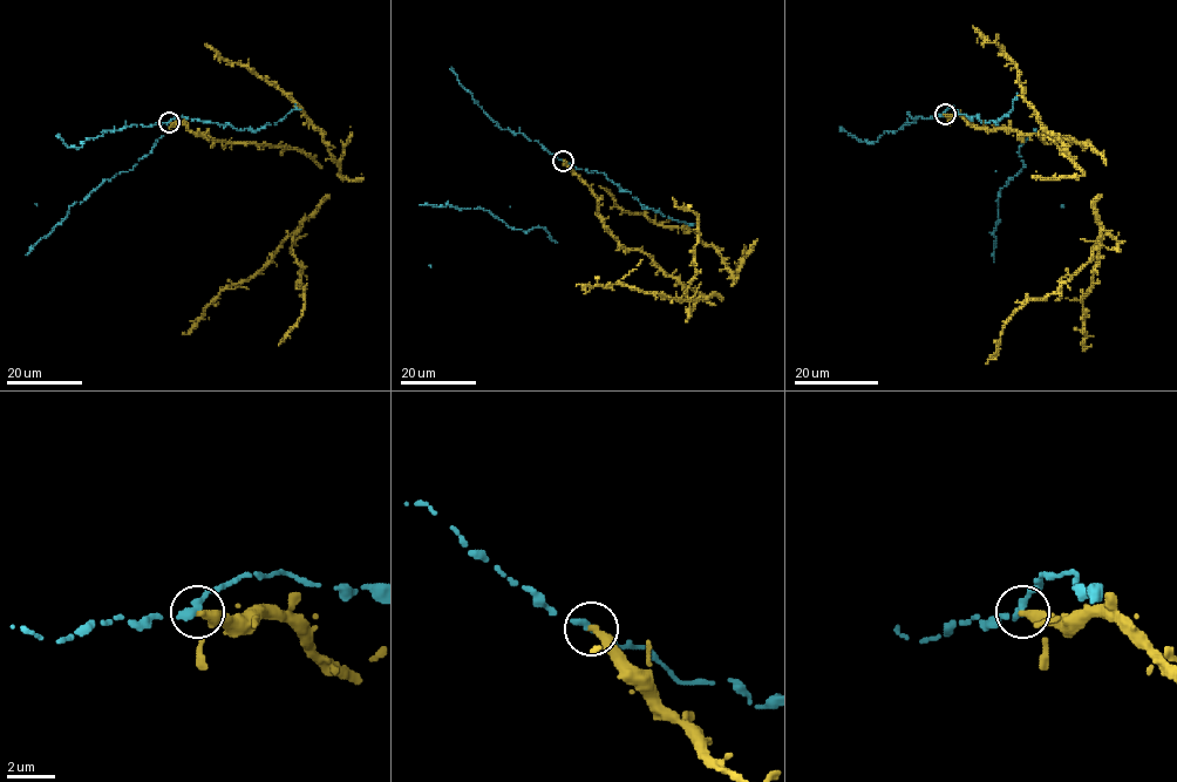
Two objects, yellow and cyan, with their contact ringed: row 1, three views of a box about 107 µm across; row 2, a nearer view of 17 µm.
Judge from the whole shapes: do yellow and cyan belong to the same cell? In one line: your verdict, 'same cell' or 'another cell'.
another cell

